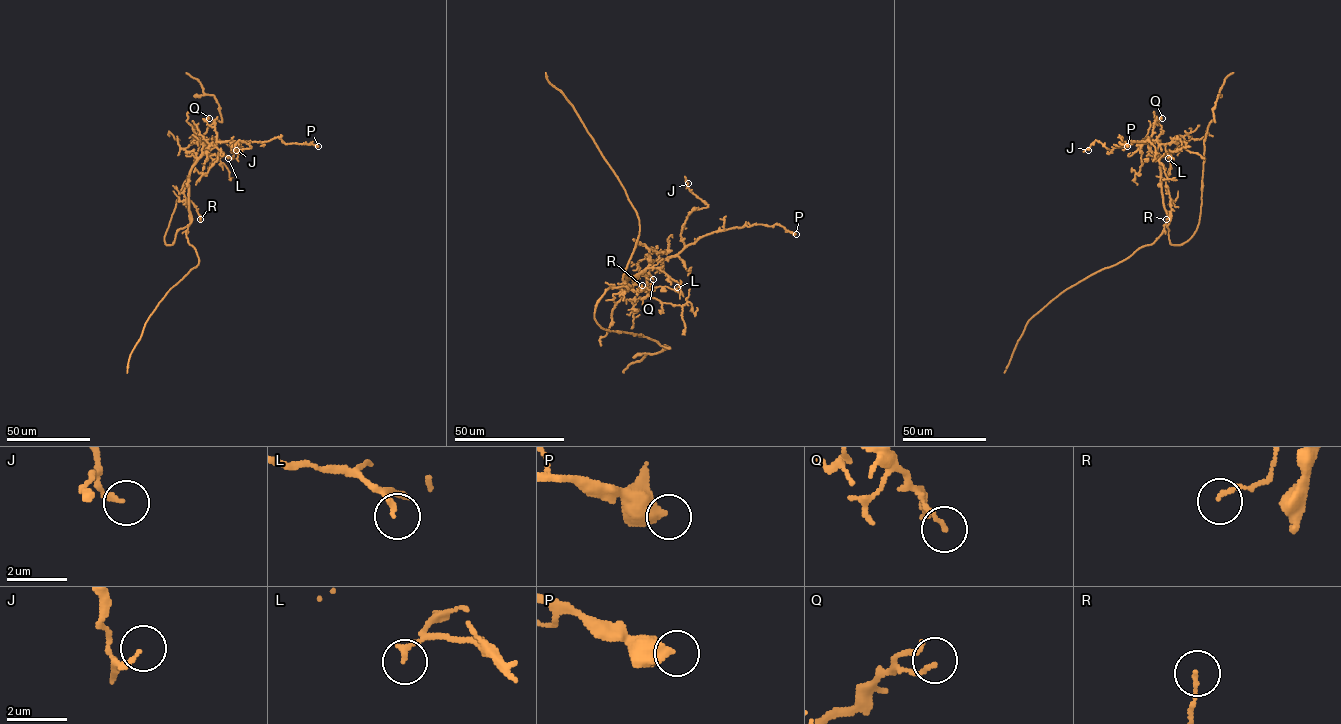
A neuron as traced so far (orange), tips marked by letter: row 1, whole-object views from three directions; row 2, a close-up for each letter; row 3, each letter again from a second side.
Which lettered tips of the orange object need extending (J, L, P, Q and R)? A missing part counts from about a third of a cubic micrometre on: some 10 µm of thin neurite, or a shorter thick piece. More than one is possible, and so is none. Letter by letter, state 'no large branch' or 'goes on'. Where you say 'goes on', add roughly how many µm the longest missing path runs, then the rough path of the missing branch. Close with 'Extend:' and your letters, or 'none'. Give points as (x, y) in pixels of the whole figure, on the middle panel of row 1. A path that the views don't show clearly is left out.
J: no large branch
L: no large branch
P: no large branch
Q: no large branch
R: no large branch
Extend: none

